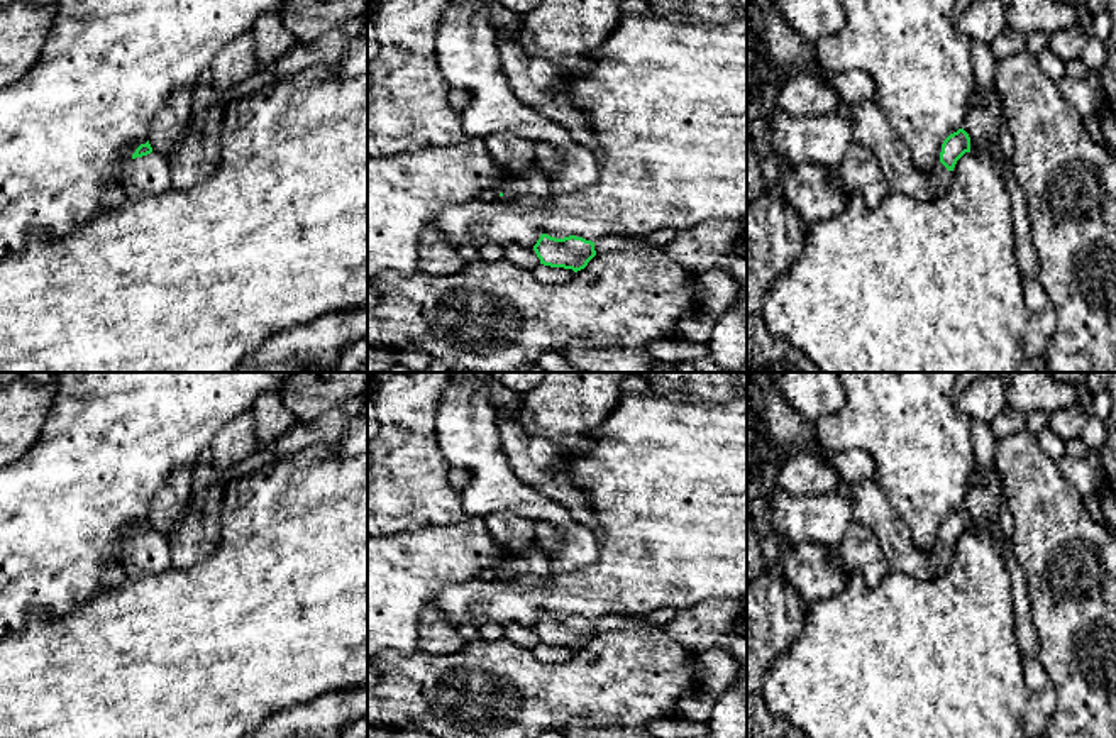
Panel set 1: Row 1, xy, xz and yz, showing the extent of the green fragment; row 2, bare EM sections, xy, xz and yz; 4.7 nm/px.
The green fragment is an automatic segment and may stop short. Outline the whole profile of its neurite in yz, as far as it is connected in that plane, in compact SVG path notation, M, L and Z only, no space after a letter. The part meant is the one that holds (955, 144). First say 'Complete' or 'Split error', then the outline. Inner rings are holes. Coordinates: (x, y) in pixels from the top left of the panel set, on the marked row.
Split error. M842 100L835 115L847 117L854 124L855 142L877 156L889 191L916 201L936 200L948 188L957 161L970 152L970 137L959 129L943 140L936 171L926 174L914 166L909 149L891 129L876 102L852 105Z

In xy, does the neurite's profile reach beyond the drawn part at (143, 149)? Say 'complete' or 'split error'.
split error

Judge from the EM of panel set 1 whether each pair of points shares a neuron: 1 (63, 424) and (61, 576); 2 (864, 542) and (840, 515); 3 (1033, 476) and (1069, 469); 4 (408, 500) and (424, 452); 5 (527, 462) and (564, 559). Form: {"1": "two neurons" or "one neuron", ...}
{"1": "one neuron", "2": "two neurons", "3": "two neurons", "4": "one neuron", "5": "two neurons"}

